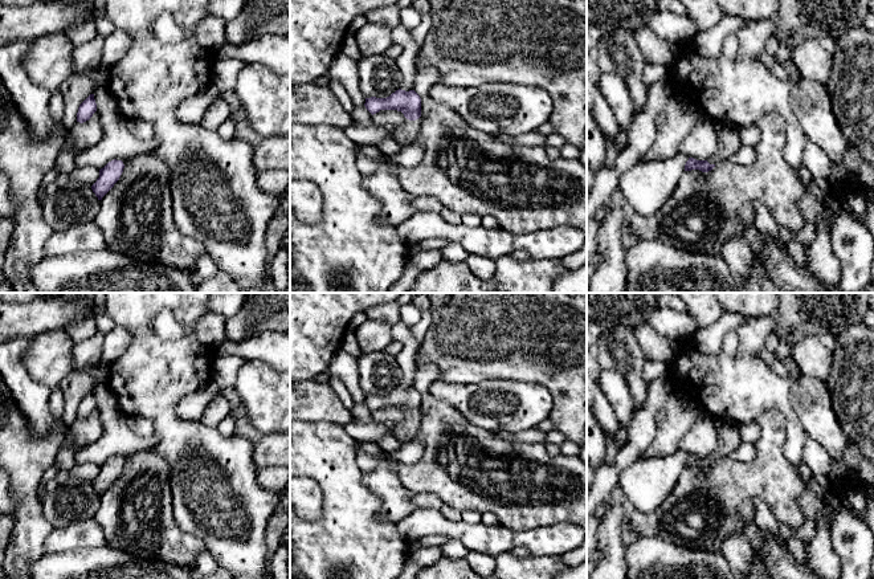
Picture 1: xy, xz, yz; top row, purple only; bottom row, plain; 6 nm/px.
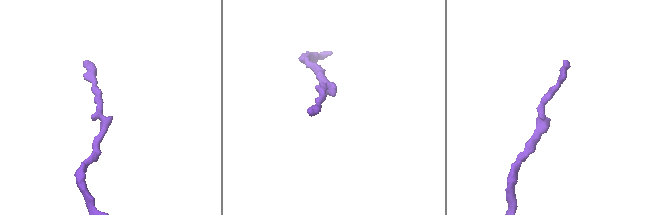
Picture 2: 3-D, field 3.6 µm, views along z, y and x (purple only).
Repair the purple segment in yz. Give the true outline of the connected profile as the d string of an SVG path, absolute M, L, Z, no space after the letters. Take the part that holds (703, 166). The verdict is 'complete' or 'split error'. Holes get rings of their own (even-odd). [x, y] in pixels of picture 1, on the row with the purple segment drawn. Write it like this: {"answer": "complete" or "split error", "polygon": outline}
{"answer": "split error", "polygon": "M716 122L715 129L719 142L718 152L708 160L697 160L694 158L689 158L685 164L685 171L699 170L702 172L708 172L718 163L730 160L730 158L743 147L739 127Z"}

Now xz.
{"answer": "split error", "polygon": "M396 90L387 98L365 98L365 109L373 115L380 110L397 110L407 118L403 127L397 127L393 132L393 138L403 146L413 147L418 135L421 118L421 98L414 90Z"}

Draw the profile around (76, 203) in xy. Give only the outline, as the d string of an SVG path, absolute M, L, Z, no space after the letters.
M70 182L65 188L48 195L41 207L48 225L53 231L65 231L78 223L94 221L101 200L90 185Z

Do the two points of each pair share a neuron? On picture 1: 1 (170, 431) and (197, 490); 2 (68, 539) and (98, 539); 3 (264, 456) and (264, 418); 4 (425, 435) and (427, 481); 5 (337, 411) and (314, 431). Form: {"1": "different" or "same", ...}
{"1": "same", "2": "same", "3": "different", "4": "same", "5": "different"}

